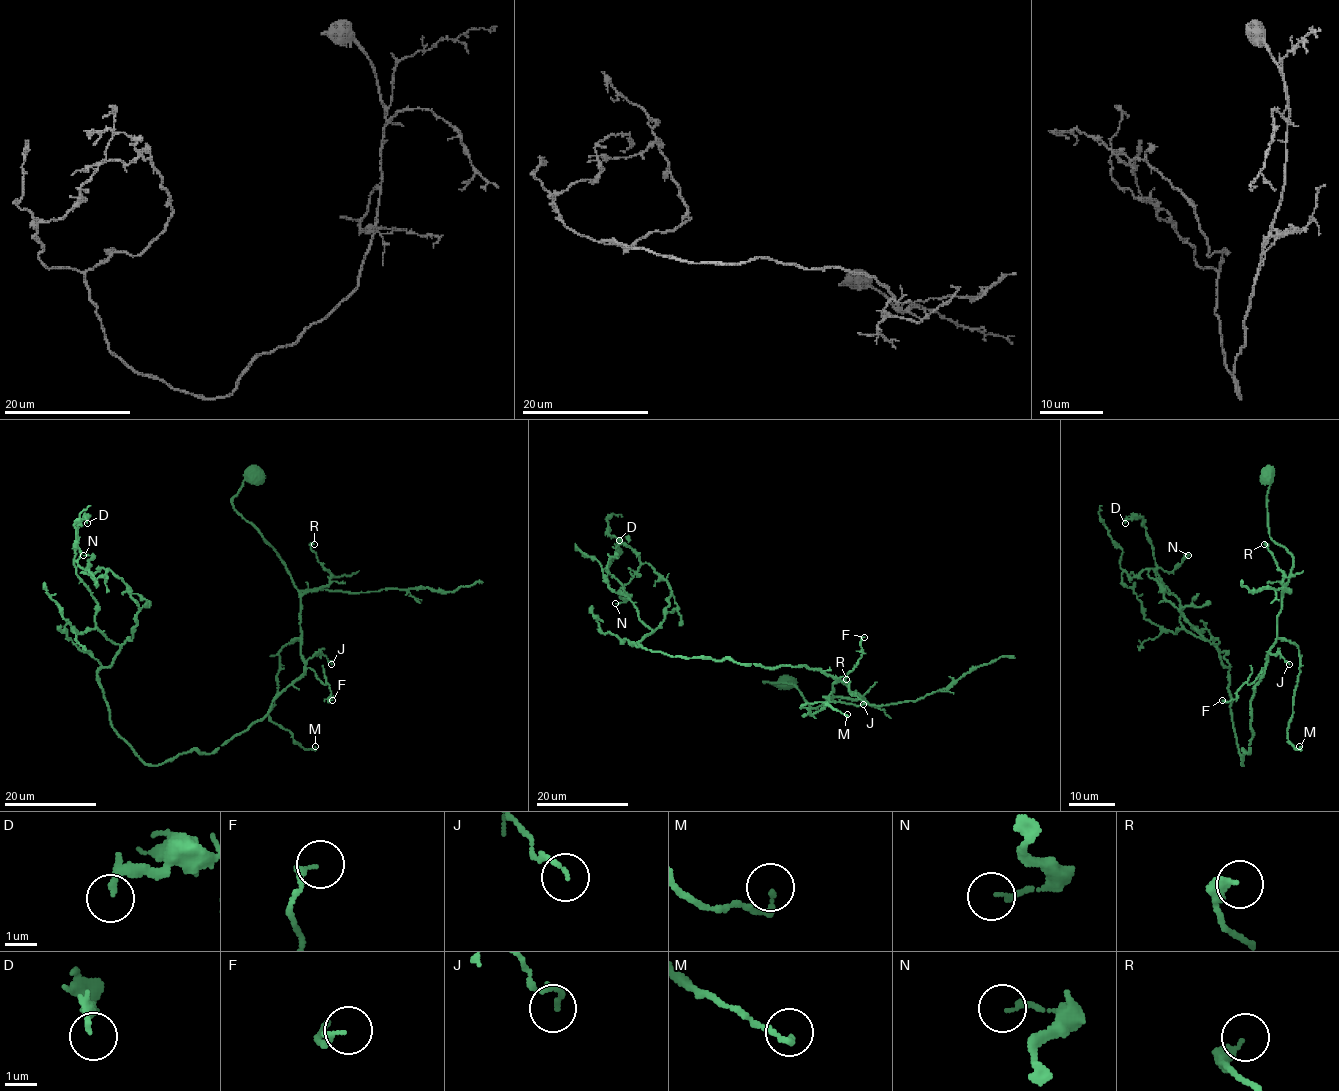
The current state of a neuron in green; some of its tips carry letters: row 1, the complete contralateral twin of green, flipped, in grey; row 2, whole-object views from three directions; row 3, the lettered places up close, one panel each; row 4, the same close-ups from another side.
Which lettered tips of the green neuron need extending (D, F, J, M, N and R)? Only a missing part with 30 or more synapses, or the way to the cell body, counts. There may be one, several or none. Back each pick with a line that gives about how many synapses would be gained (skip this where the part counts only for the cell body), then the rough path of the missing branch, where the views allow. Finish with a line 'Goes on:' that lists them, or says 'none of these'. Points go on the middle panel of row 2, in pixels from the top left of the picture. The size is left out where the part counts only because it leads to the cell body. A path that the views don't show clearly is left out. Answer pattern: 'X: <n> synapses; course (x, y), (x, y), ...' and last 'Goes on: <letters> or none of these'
Goes on: none of these

